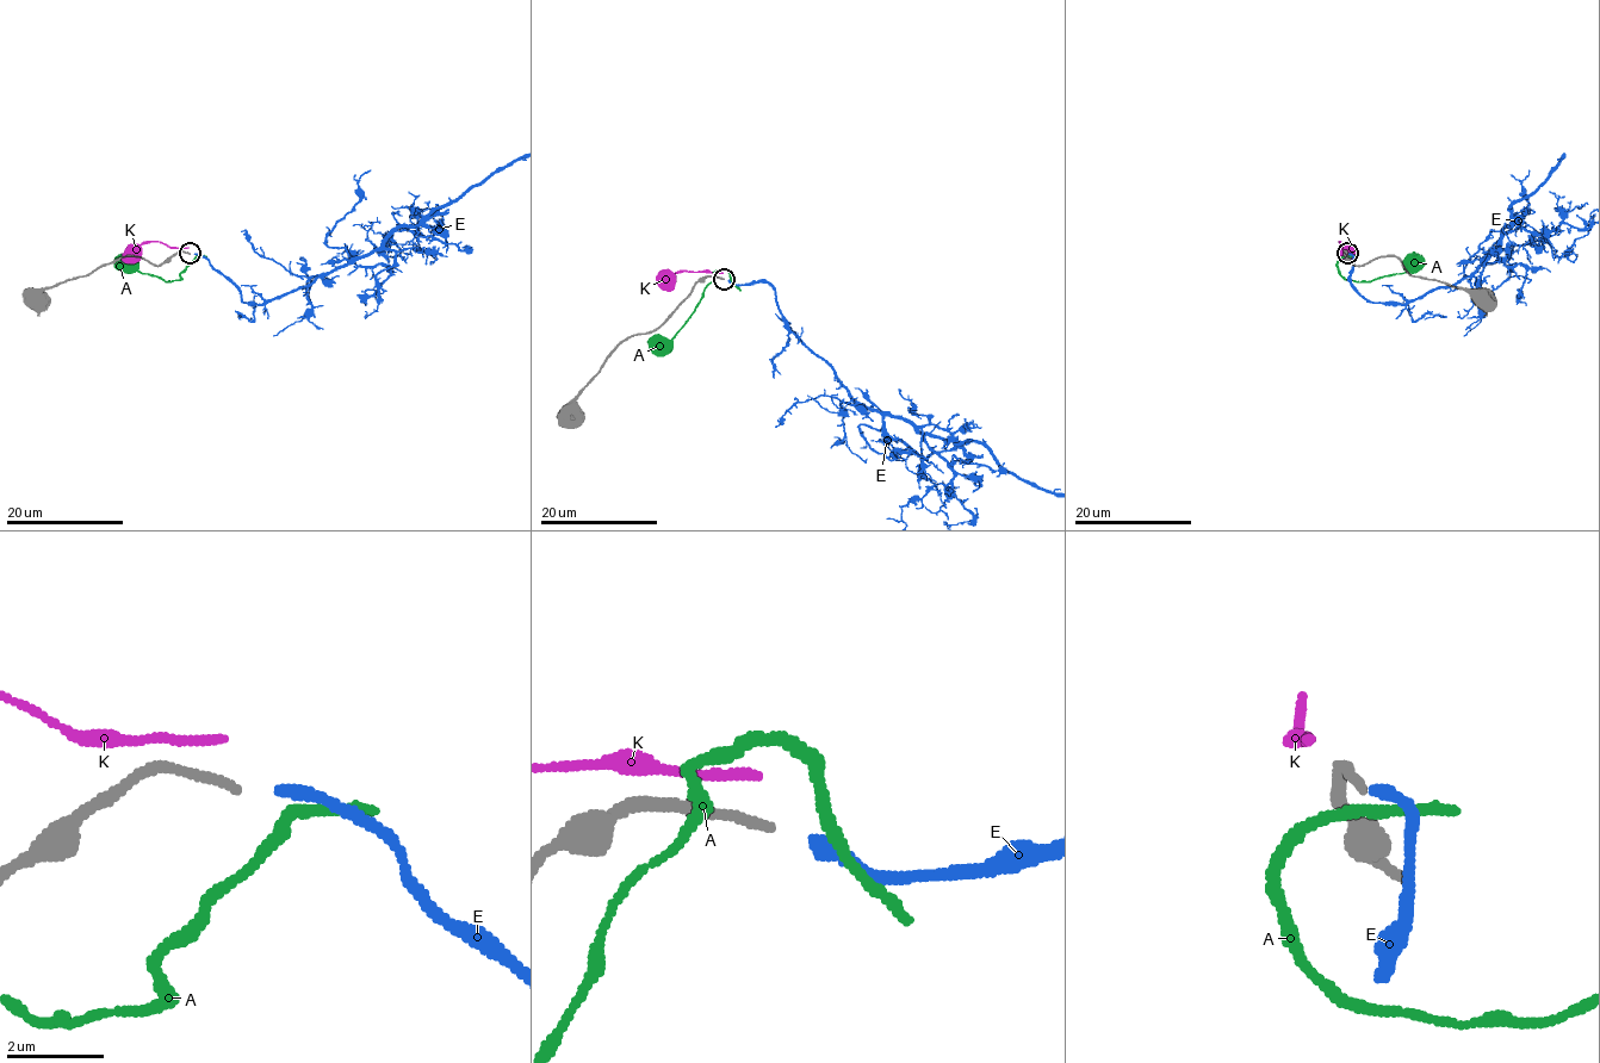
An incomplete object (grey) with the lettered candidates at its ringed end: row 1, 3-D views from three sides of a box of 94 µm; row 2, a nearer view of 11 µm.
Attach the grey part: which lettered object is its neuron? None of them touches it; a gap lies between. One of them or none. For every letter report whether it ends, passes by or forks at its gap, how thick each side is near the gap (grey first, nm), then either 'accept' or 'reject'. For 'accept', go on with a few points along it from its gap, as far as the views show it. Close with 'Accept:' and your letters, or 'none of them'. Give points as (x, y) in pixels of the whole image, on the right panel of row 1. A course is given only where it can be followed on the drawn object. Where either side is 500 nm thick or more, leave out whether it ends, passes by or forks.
A: it passes by; calibres 180 and 240 nm; reject
E: it ends; calibres 180 and 320 nm; accept
K: it ends; calibres 180 and 190 nm; reject
Accept: E

